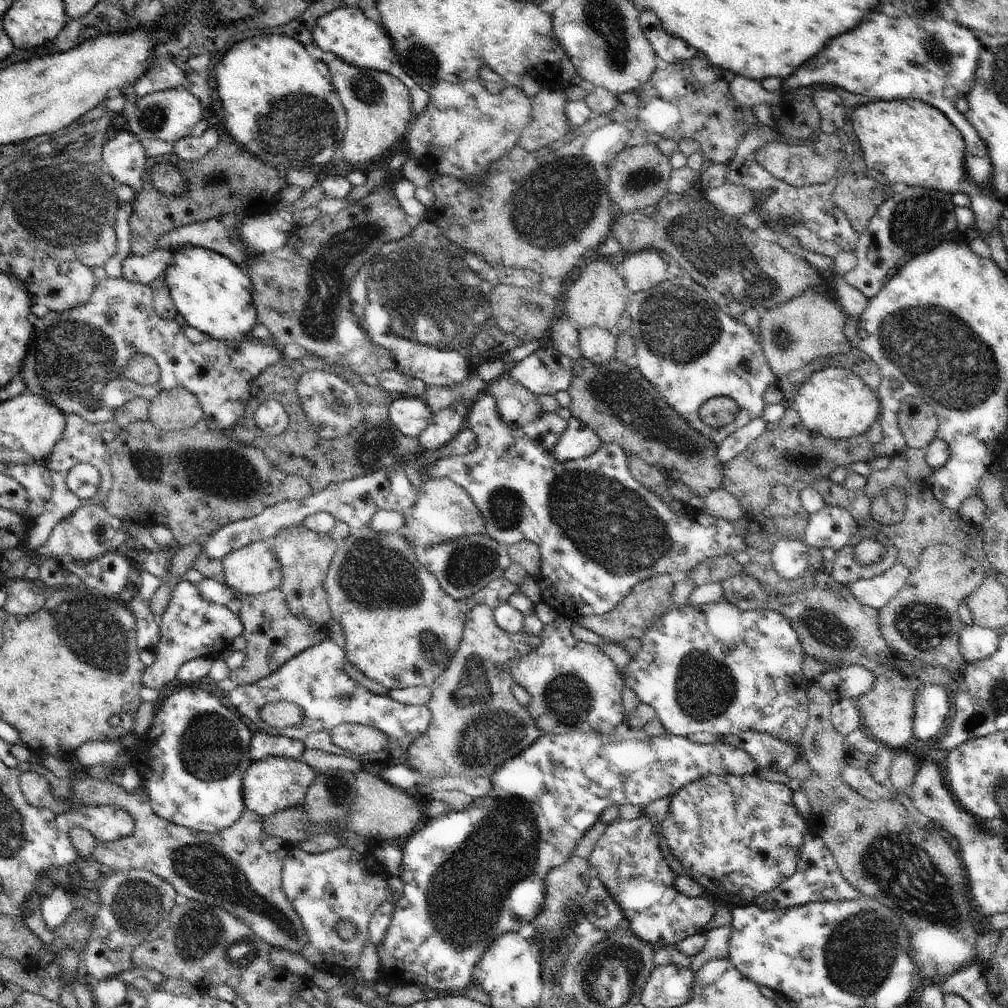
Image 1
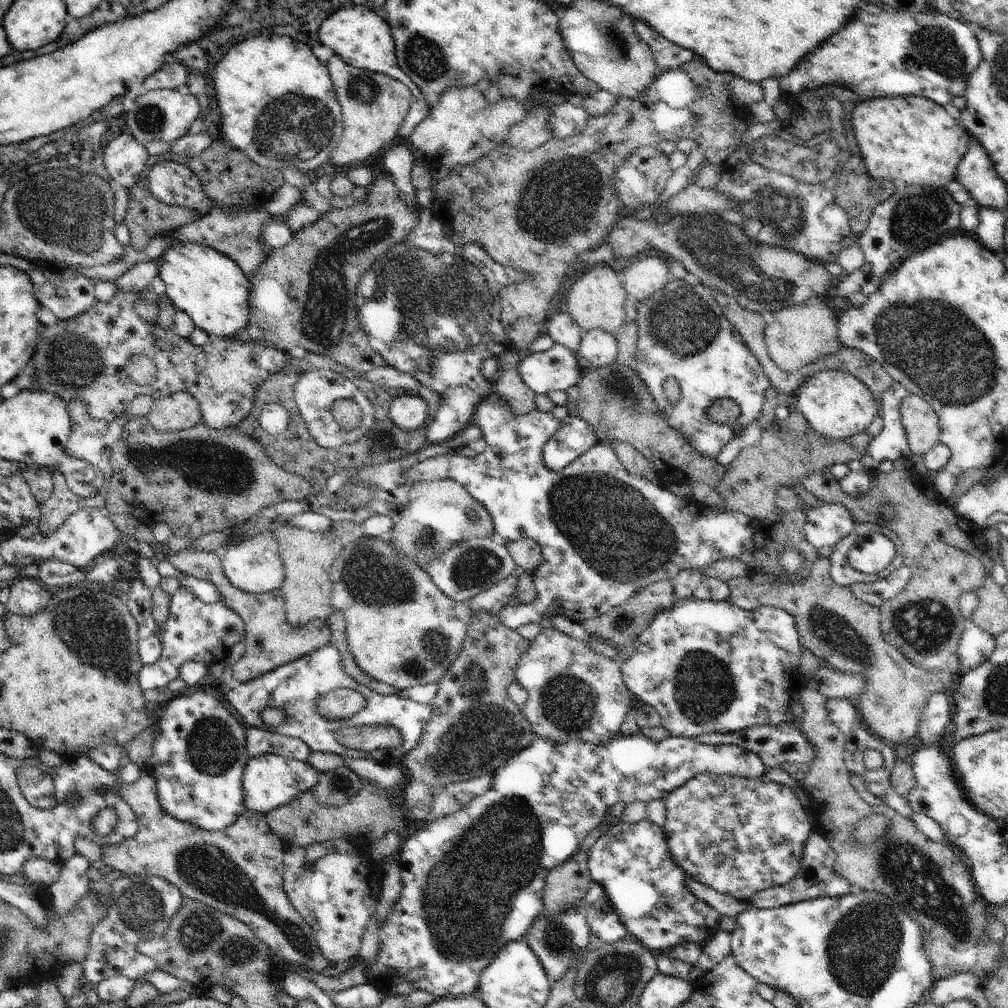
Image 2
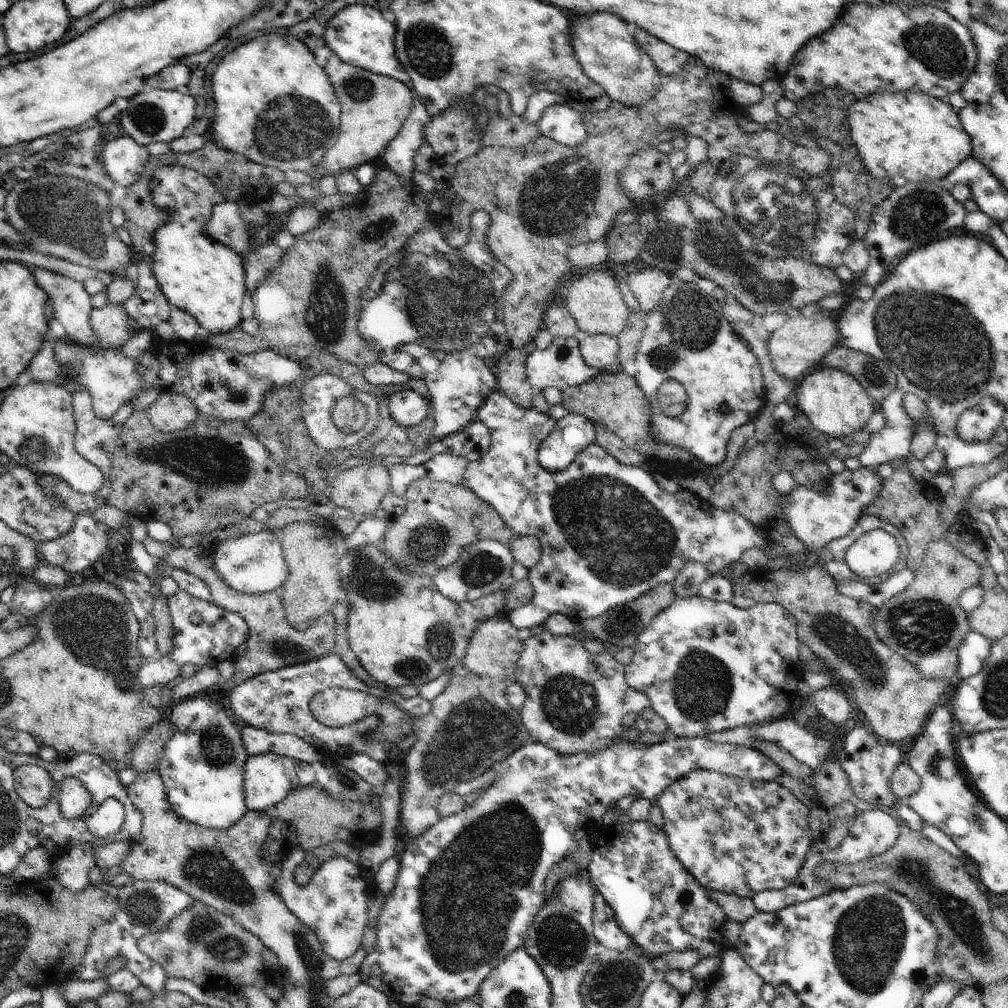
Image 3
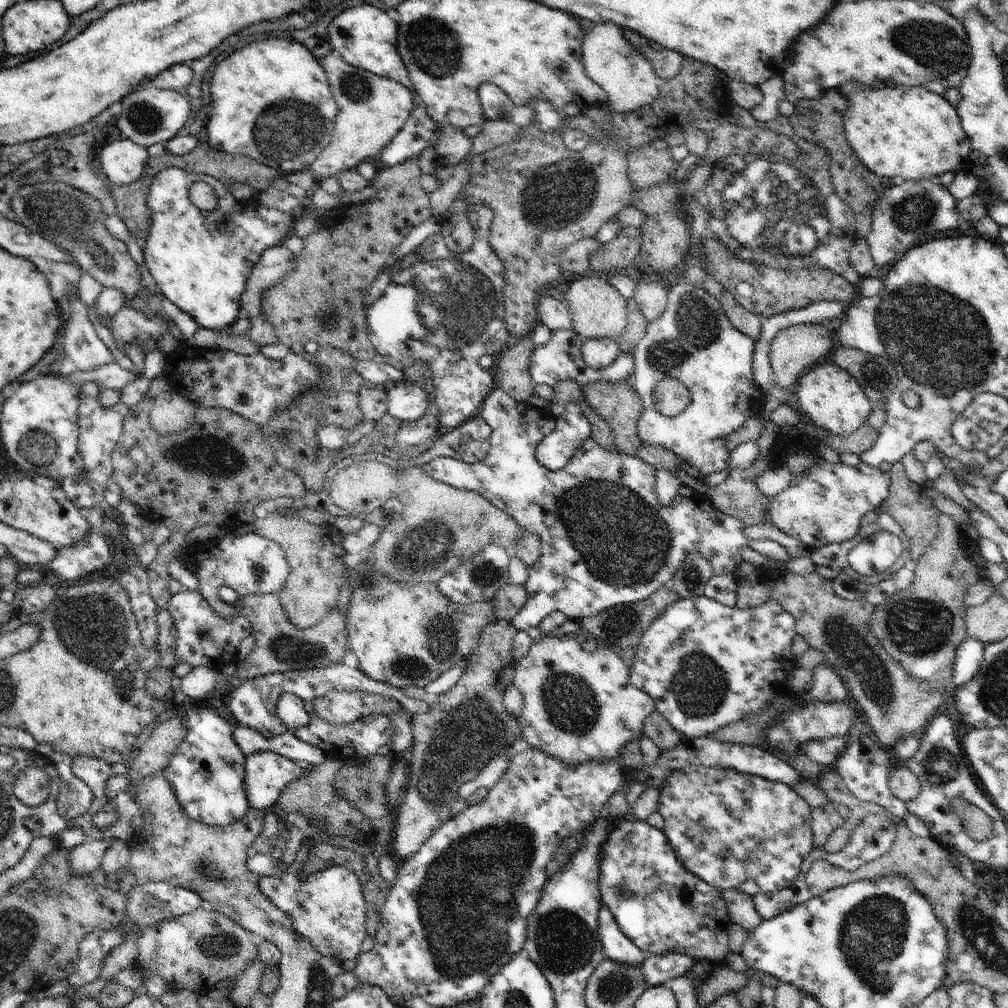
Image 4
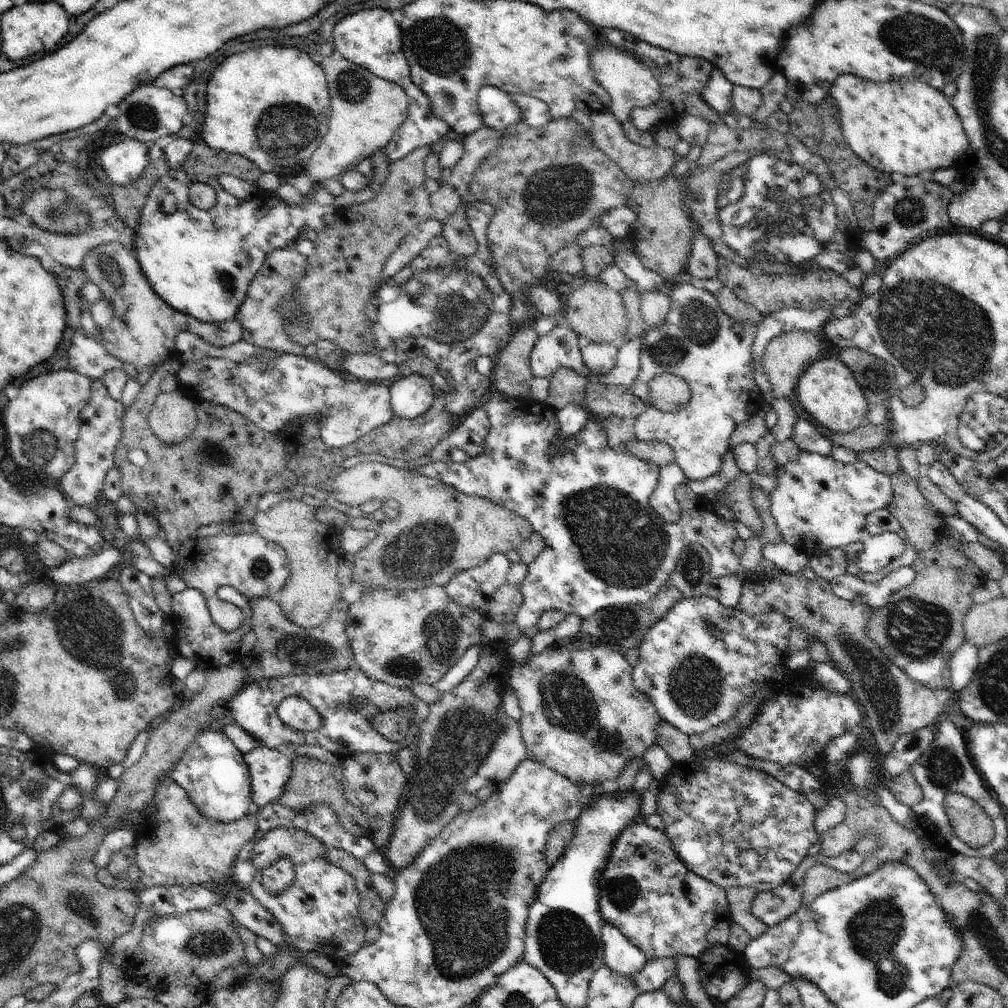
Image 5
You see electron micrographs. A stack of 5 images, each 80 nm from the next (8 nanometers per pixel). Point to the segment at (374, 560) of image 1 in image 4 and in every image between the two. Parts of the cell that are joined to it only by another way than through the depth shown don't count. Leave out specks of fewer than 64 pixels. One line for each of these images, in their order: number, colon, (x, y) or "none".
2: (401, 628)
3: (403, 630)
4: (407, 635)

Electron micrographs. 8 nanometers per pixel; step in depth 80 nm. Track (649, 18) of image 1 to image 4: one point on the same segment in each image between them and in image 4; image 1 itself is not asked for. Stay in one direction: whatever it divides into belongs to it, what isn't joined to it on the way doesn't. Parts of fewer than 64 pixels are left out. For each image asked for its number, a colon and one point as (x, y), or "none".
2: (667, 55)
3: (668, 60)
4: (667, 64)

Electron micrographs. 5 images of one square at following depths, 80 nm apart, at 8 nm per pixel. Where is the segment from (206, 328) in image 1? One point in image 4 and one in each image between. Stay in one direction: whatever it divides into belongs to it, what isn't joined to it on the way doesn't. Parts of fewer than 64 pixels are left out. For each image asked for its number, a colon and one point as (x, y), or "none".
2: (208, 285)
3: (205, 278)
4: (200, 260)

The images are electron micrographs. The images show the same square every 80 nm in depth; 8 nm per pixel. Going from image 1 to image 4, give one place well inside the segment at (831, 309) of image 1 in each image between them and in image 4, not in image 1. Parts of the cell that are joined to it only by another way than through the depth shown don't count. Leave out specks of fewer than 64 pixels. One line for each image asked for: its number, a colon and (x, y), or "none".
2: (802, 334)
3: (796, 347)
4: (794, 351)

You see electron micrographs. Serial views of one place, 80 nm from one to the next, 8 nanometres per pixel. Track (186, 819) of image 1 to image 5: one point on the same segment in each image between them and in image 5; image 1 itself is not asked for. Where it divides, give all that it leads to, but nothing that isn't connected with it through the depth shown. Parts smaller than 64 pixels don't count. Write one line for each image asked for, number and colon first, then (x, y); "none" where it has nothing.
2: (198, 761)
3: (202, 768)
4: (207, 771)
5: (213, 772)

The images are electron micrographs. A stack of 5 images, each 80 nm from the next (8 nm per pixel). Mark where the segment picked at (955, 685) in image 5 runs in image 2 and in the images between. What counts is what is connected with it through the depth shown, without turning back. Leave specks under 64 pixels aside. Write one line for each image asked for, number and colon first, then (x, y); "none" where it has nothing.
2: (975, 646)
3: (974, 649)
4: (969, 655)

